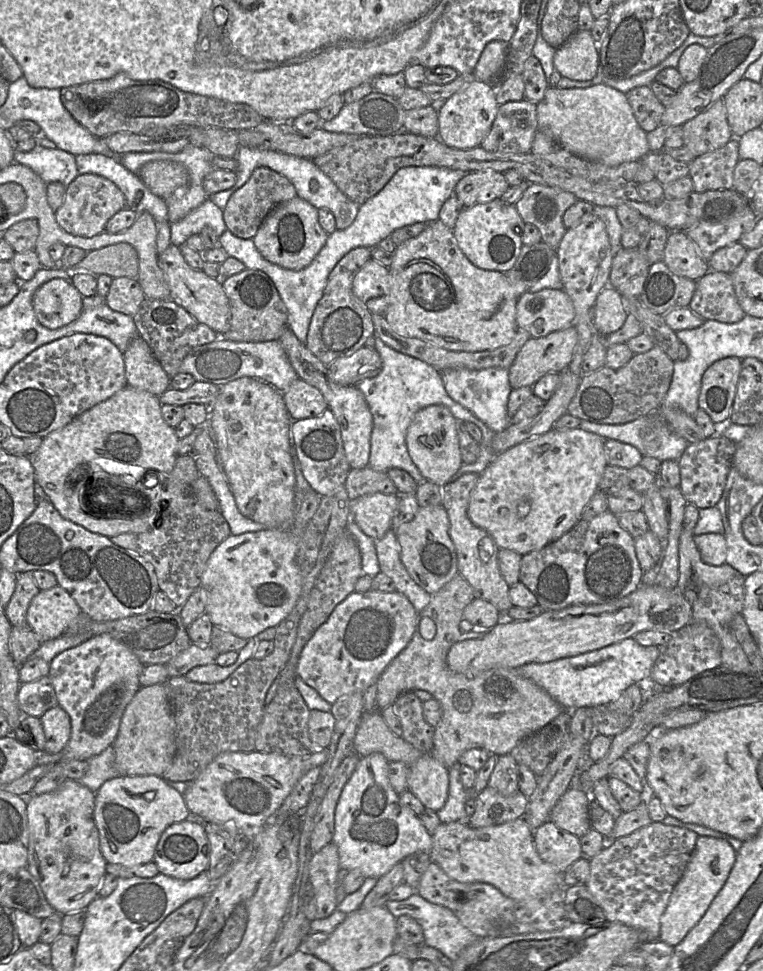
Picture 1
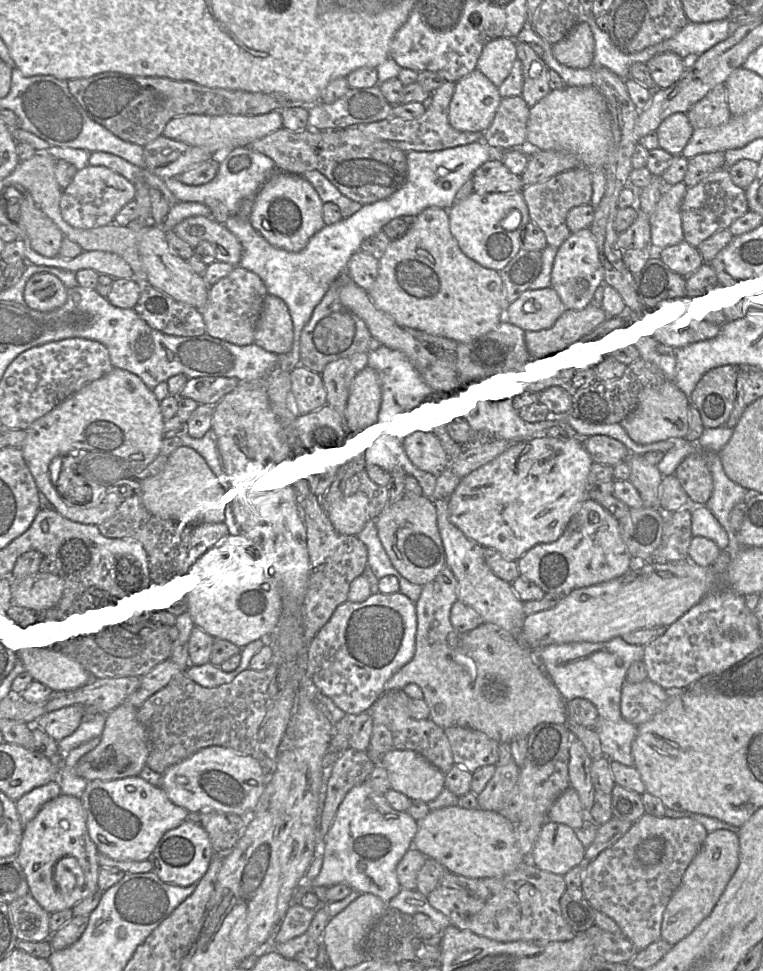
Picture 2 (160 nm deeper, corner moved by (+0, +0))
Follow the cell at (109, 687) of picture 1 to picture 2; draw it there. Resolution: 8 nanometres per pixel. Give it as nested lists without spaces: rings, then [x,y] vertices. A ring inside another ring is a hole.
[[[51,781],[32,789],[17,800],[16,808],[23,829],[38,814],[45,803],[60,794],[62,793],[58,781]]]

